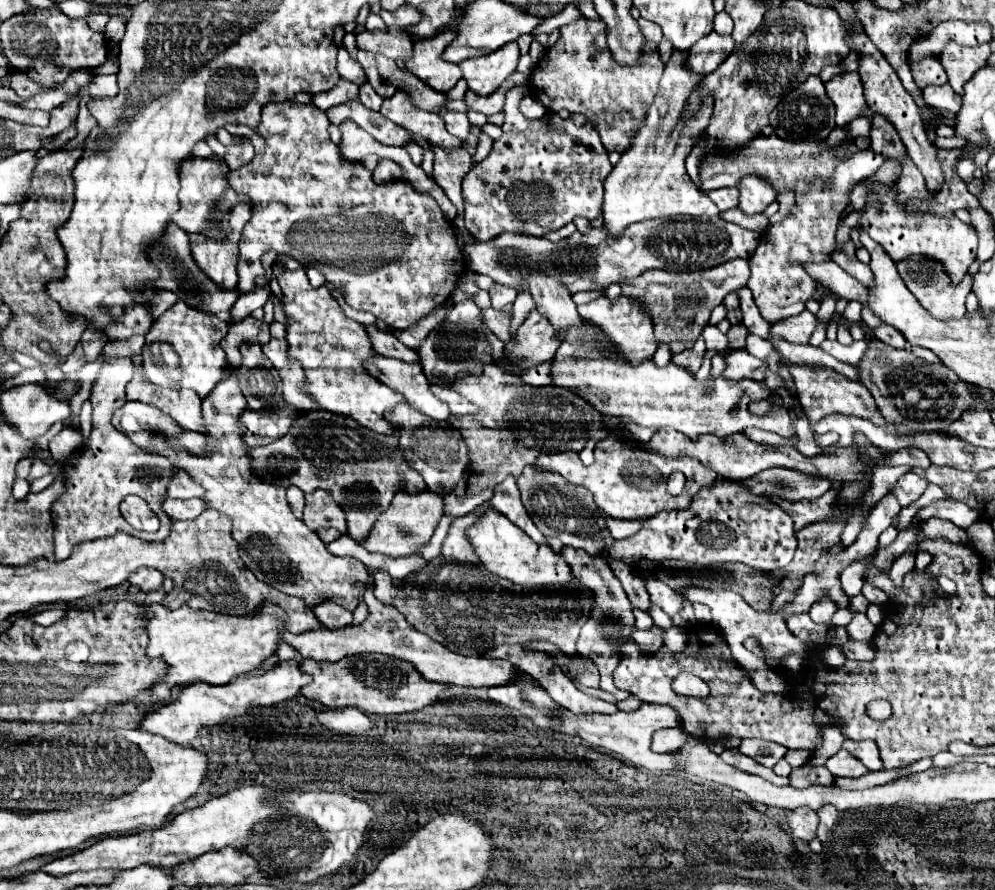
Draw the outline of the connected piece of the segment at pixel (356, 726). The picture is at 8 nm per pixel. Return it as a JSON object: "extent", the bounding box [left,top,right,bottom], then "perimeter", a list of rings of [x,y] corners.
{"extent":[316,706,372,734],"perimeter":[[[348,706],[348,708],[342,708],[342,710],[338,710],[338,708],[320,710],[320,712],[316,712],[316,720],[324,728],[346,732],[346,734],[366,732],[370,728],[370,724],[372,724],[372,720],[354,706]]]}

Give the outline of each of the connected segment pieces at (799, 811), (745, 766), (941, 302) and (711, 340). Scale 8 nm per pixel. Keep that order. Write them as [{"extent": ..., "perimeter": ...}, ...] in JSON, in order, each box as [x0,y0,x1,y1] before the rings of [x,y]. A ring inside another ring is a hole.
[{"extent":[786,806,818,842],"perimeter":[[[804,806],[804,808],[796,808],[796,810],[788,810],[786,812],[786,822],[792,830],[792,836],[810,842],[816,836],[816,826],[818,826],[818,814]]]},{"extent":[720,750,784,784],"perimeter":[[[724,750],[724,752],[720,754],[720,758],[722,758],[724,762],[728,762],[728,764],[732,764],[732,766],[736,766],[736,768],[744,770],[744,772],[758,774],[758,776],[762,776],[762,778],[766,778],[766,780],[774,782],[774,784],[784,784],[784,778],[776,776],[770,768],[764,768],[762,764],[758,764],[756,760],[752,760],[752,758],[748,758],[748,756],[744,756],[744,754],[742,754],[742,752],[738,752],[738,750]]]},{"extent":[898,256,972,318],"perimeter":[[[916,256],[916,258],[908,258],[908,260],[898,262],[898,272],[900,272],[904,284],[908,286],[908,290],[936,318],[962,318],[966,314],[964,302],[972,290],[972,276],[970,274],[966,274],[960,284],[952,284],[942,262],[928,258],[928,256]]]},{"extent":[702,328,728,352],"perimeter":[[[704,328],[702,330],[702,338],[706,342],[706,348],[714,348],[714,350],[720,350],[722,352],[728,346],[726,336],[720,330],[716,330],[716,328]]]}]

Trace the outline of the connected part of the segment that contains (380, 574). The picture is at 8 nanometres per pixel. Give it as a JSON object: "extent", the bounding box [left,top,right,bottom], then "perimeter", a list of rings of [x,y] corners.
{"extent":[372,570,406,604],"perimeter":[[[374,570],[372,576],[374,576],[374,584],[376,584],[376,586],[374,586],[374,594],[376,594],[376,598],[378,598],[380,602],[390,604],[390,600],[392,600],[394,596],[406,596],[404,590],[396,588],[396,586],[392,584],[392,578],[390,578],[388,572],[384,572],[384,570]]]}

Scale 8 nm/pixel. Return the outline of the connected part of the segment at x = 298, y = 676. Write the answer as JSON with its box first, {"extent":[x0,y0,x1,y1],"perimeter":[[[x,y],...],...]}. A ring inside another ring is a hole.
{"extent":[140,660,308,746],"perimeter":[[[286,660],[278,662],[270,672],[262,676],[235,678],[224,686],[208,686],[206,682],[196,682],[192,686],[182,688],[180,698],[176,702],[160,706],[158,710],[150,710],[146,718],[140,722],[140,728],[152,734],[160,734],[166,740],[172,740],[180,746],[188,746],[202,728],[220,726],[230,718],[246,714],[250,708],[272,706],[288,698],[300,696],[300,690],[308,684],[308,680],[308,674],[300,672],[300,660]]]}

